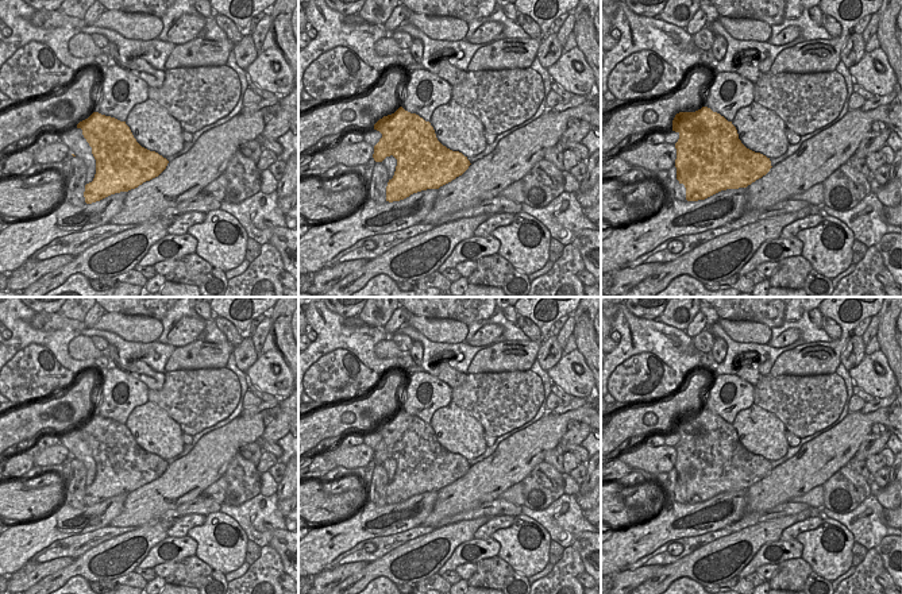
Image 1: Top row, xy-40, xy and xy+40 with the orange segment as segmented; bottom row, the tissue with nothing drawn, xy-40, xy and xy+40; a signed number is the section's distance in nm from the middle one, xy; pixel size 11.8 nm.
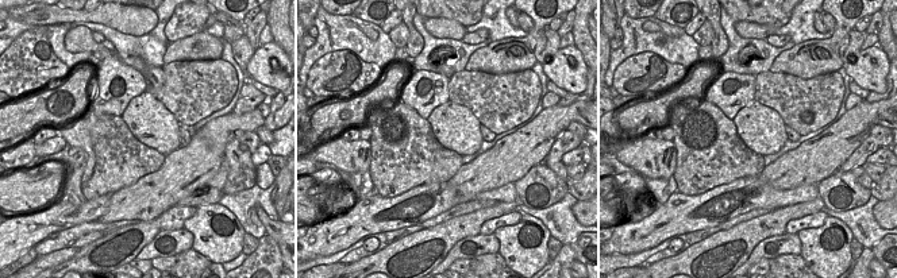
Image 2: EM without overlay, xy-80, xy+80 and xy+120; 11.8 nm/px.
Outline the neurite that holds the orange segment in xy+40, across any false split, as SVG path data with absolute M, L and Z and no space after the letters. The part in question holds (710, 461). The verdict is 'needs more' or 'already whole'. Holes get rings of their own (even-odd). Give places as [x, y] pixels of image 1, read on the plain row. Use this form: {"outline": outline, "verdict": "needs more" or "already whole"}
{"outline": "M708 409L676 416L672 433L679 436L676 482L685 487L687 504L747 490L772 470L770 460L741 446L732 424Z", "verdict": "already whole"}

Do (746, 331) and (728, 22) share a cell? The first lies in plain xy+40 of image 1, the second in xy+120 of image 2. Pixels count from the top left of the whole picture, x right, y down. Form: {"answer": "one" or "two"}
{"answer": "two"}

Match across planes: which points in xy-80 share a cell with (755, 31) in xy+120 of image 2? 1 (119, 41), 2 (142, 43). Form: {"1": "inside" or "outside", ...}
{"1": "outside", "2": "outside"}

